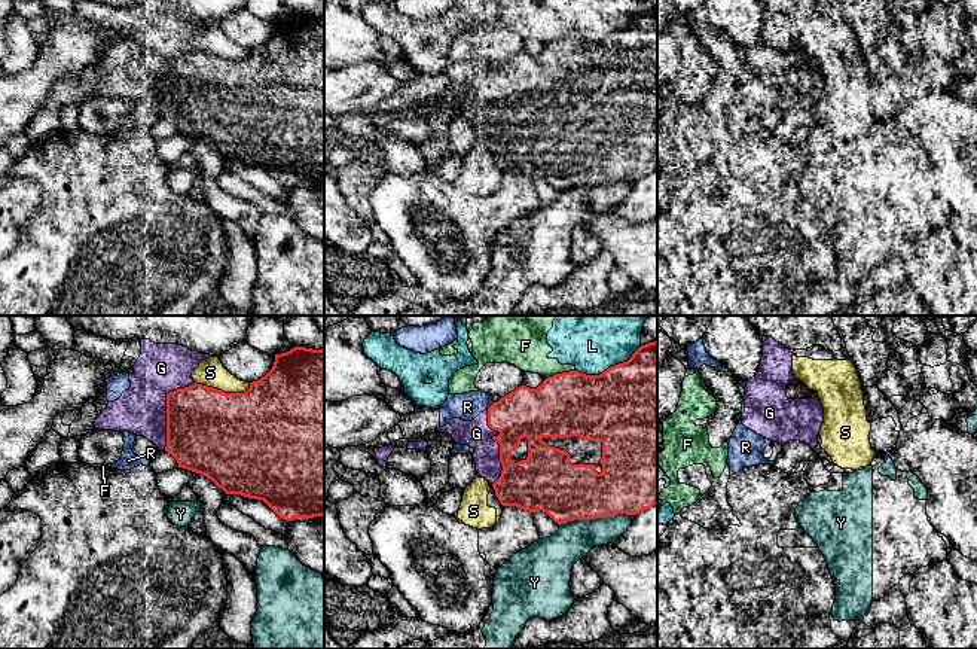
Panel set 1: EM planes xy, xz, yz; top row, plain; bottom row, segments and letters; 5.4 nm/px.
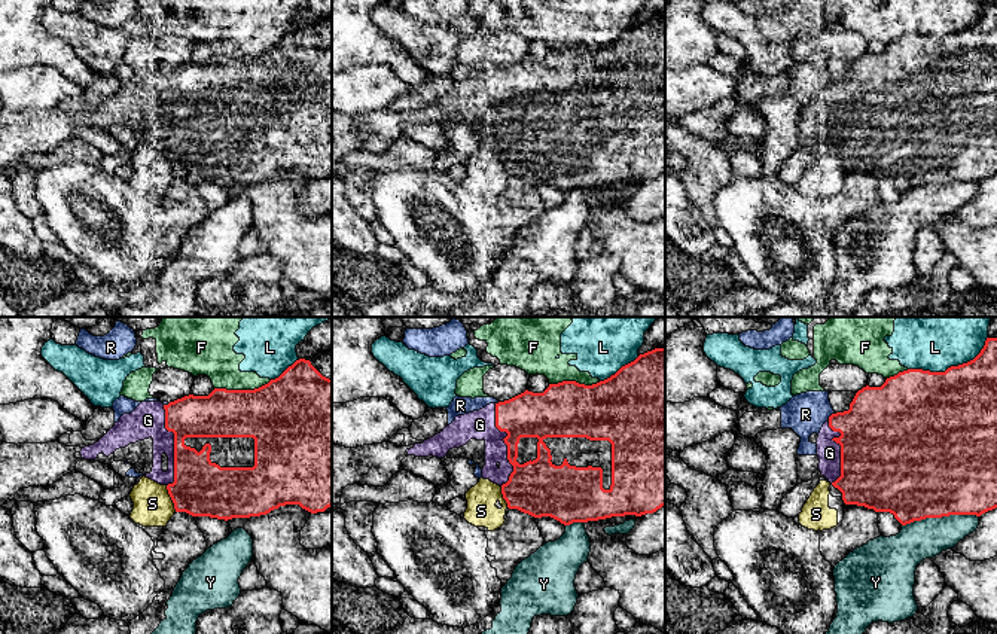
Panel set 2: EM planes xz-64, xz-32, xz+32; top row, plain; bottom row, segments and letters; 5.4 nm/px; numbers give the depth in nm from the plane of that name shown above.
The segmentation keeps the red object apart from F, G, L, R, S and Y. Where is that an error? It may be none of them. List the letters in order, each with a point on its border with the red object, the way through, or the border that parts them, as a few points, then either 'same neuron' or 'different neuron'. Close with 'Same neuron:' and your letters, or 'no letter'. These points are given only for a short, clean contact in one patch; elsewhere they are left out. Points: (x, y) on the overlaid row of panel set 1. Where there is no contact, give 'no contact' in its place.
F: meets red in xz at (562, 372); border along xz (576, 369), (556, 372), (546, 378); different neuron
G: meets red in xy at (167, 408); same neuron
L: meets red in xz at (608, 368); different neuron
R: meets red in xz at (491, 405); different neuron
S: meets red in xy at (223, 392); different neuron
Y: meets red in xz at (595, 517); different neuron
Same neuron: G

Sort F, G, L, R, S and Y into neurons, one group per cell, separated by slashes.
F L R / G / S / Y

